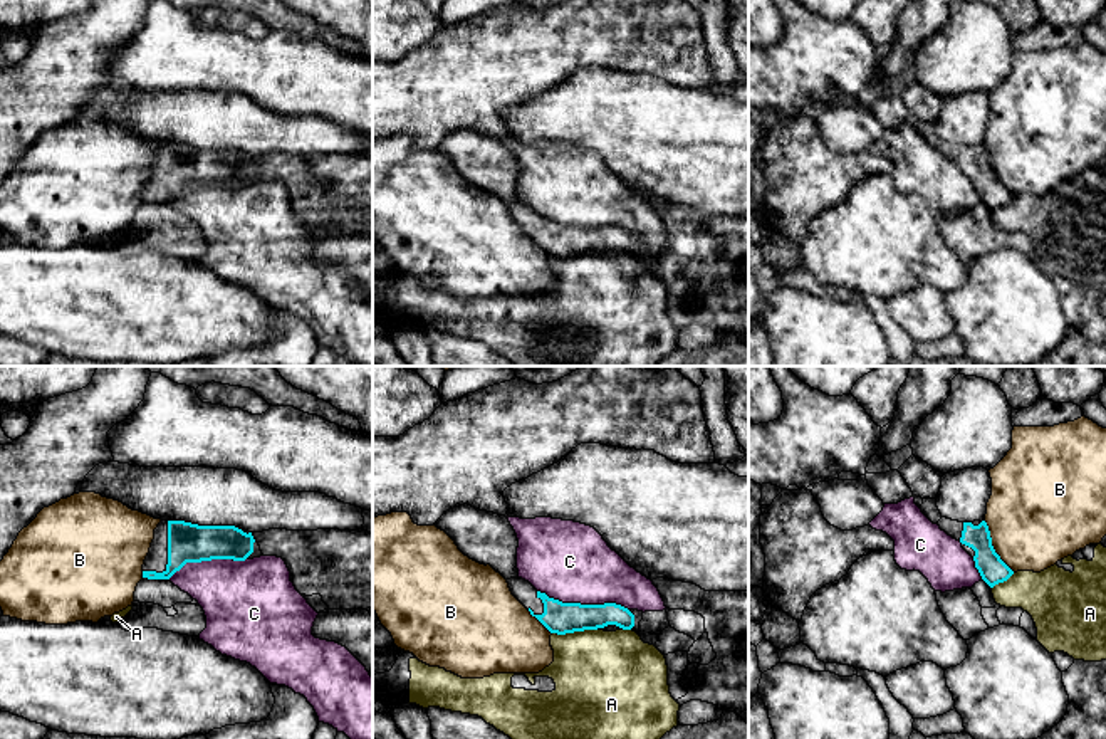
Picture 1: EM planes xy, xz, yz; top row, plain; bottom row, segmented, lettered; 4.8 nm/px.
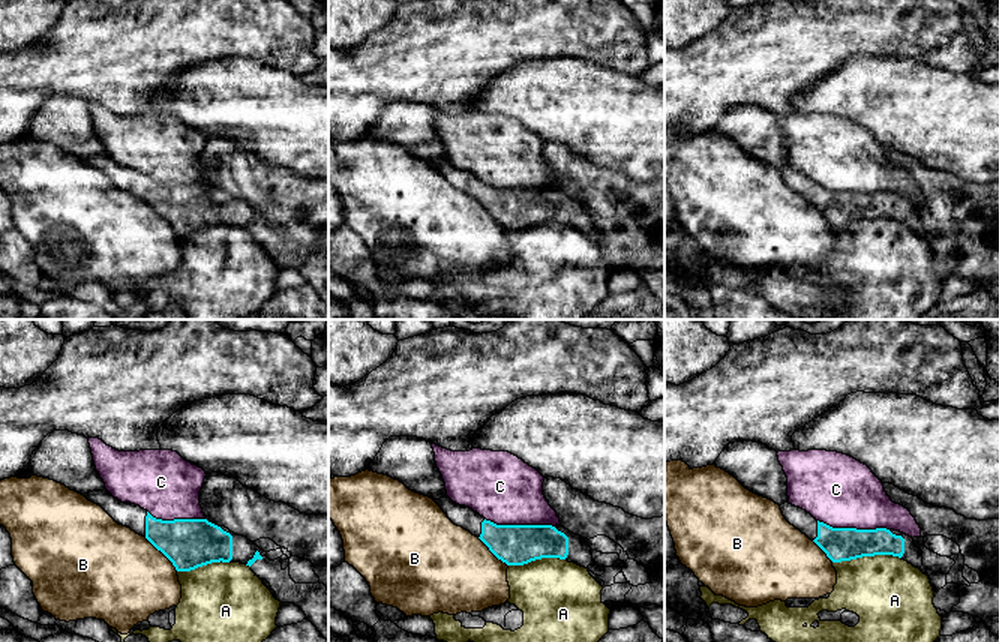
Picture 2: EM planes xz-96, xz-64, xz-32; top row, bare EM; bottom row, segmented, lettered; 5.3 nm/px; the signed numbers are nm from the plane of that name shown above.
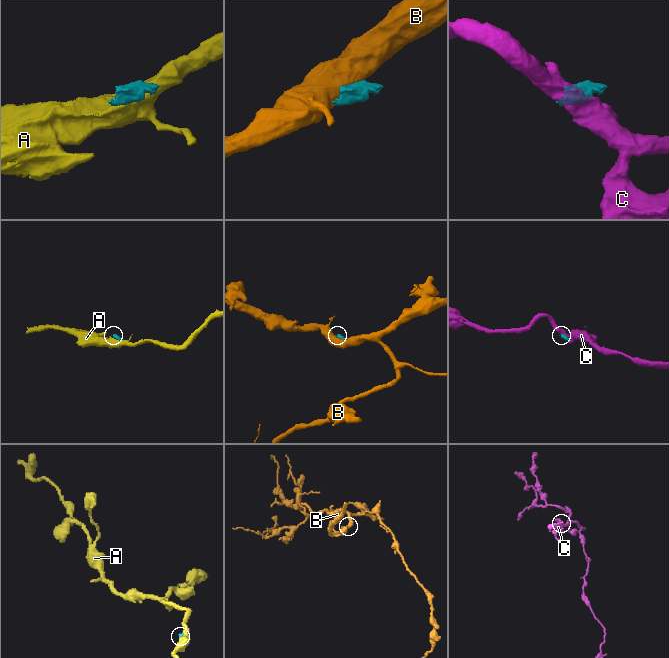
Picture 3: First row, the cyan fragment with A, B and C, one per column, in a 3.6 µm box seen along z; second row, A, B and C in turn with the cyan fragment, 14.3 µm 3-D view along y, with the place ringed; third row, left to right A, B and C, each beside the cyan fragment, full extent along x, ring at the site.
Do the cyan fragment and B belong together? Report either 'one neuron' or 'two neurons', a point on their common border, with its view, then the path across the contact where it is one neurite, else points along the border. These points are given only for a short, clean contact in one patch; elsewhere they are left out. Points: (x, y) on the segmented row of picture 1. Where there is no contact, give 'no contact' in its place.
two neurons | yz (992, 546)

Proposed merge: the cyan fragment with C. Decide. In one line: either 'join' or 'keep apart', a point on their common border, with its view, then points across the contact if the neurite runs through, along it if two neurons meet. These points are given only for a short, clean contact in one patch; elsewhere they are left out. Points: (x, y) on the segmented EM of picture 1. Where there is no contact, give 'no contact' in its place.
keep apart; meets cyan in xz at (583, 605)

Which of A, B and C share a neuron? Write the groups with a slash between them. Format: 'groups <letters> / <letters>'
groups A / B / C

